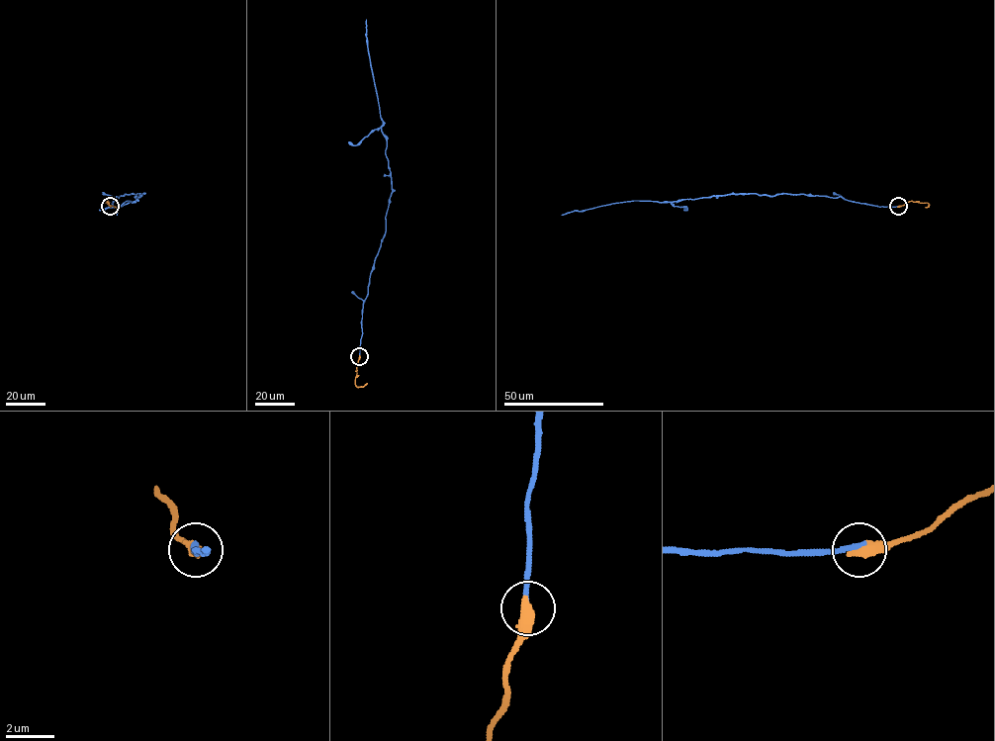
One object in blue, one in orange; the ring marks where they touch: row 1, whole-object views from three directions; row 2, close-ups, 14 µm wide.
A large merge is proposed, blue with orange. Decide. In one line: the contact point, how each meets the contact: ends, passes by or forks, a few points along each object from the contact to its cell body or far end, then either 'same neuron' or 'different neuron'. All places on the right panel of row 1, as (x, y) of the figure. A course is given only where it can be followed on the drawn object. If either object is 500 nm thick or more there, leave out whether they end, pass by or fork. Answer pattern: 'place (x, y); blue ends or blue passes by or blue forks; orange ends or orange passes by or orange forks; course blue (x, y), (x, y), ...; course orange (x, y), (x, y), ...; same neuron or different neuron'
place (898, 206); course blue (898, 206), (878, 207), (841, 197), (804, 194), (733, 194), (672, 202), (625, 201), (561, 215); course orange (898, 206), (919, 201), (929, 204), (925, 207); different neuron

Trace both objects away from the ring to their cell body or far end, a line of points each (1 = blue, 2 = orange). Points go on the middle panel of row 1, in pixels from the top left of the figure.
1: (359, 356), (363, 302), (386, 231), (392, 191), (366, 19)
2: (359, 356), (355, 385), (363, 387), (367, 383)

